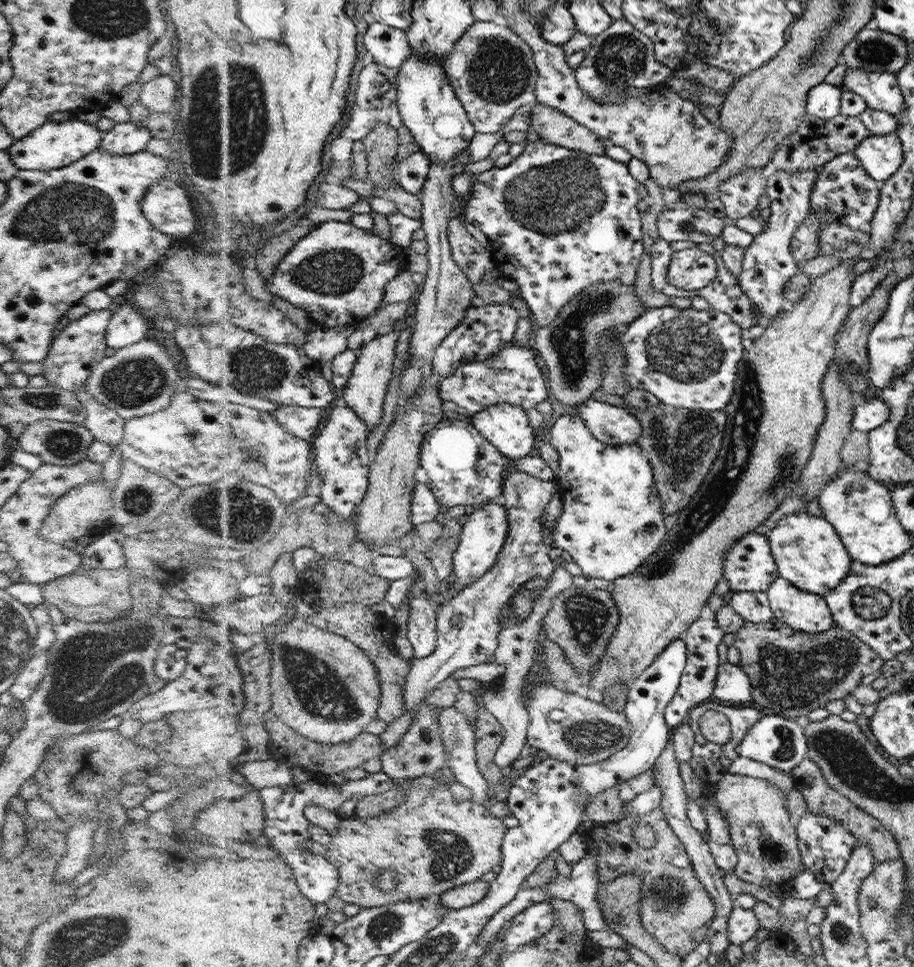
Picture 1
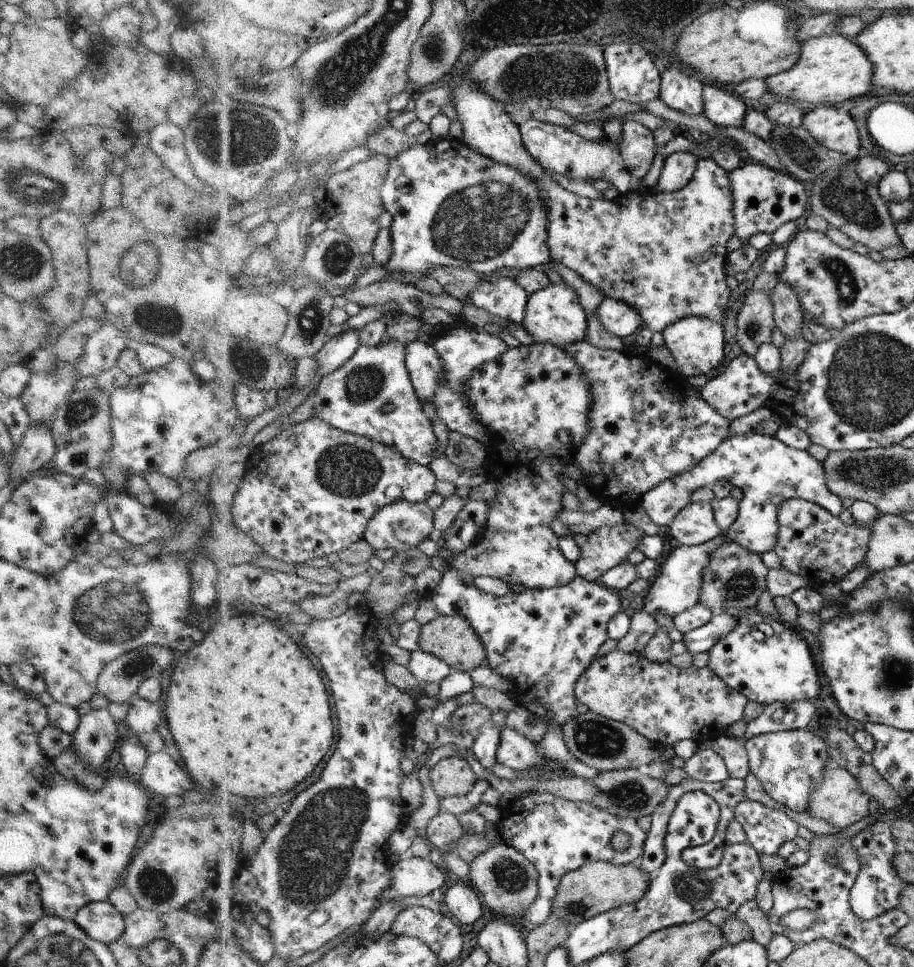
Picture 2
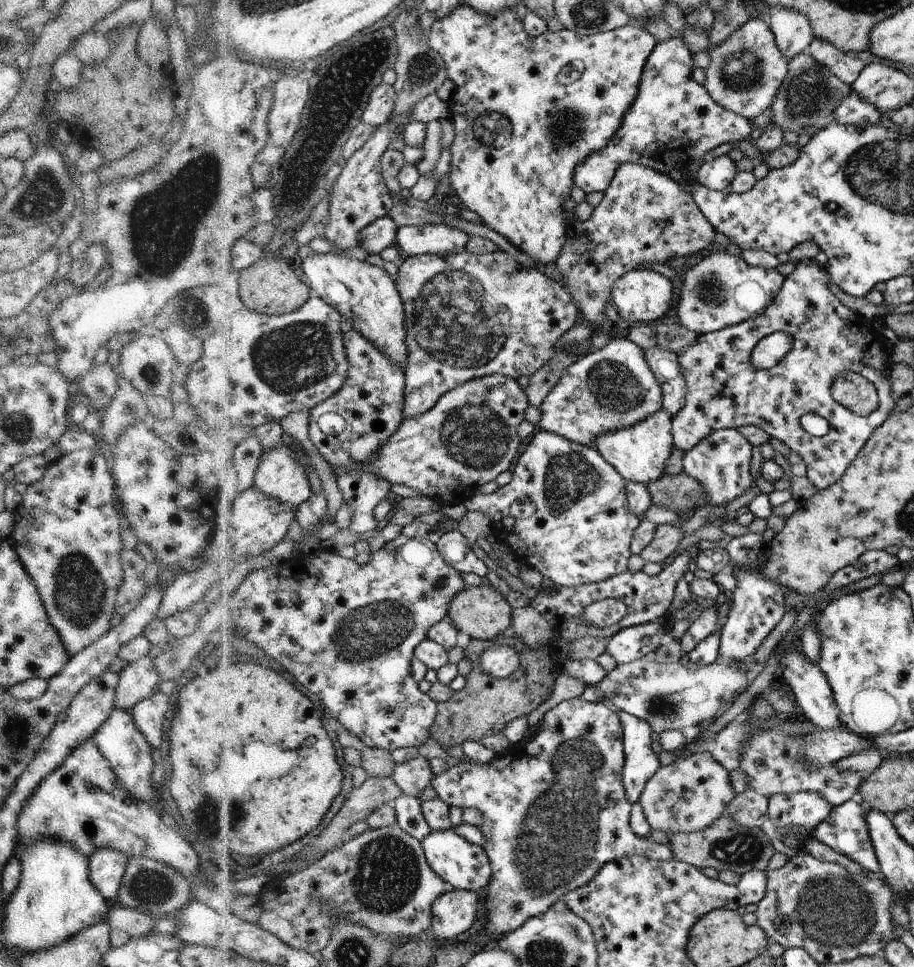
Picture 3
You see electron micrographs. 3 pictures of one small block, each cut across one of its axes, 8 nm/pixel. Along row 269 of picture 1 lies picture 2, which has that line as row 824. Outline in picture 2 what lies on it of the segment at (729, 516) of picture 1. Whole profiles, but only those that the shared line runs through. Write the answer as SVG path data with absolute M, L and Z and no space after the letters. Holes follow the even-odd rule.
M842 767L828 768L826 774L823 775L823 782L815 788L814 794L810 796L810 803L806 812L810 816L826 820L838 830L844 830L869 814L870 798L871 796L860 788L859 781L852 776L851 772L848 772L848 769L844 770Z

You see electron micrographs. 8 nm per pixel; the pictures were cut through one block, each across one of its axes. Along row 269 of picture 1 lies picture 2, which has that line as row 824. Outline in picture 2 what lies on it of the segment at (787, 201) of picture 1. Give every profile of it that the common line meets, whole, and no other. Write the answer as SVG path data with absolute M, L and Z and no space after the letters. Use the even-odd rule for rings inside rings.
M743 800L736 806L735 819L742 825L747 836L747 842L755 845L759 854L778 855L778 848L788 840L794 840L798 836L799 824L788 814L779 809L773 809L758 801Z

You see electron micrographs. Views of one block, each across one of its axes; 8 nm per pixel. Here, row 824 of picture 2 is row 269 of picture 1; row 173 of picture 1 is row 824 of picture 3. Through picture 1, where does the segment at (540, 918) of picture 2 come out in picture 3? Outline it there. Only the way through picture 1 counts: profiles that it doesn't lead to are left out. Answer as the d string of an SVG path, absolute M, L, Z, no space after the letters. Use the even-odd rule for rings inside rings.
M581 699L563 701L543 715L543 718L539 720L531 735L530 739L526 739L522 759L513 760L506 757L499 757L496 762L487 764L487 766L479 766L473 763L459 763L444 773L436 775L432 782L438 796L444 801L447 801L451 806L461 807L462 809L475 806L484 813L484 823L478 828L486 838L484 849L487 852L487 856L490 858L491 868L494 871L491 873L491 883L488 884L483 892L485 903L487 903L485 906L487 910L487 924L480 932L474 935L483 944L482 949L496 943L505 934L518 929L531 917L534 918L536 915L547 912L556 901L562 900L563 897L568 895L571 891L592 881L599 875L599 872L612 861L616 862L625 859L625 857L635 855L654 858L656 861L668 861L673 859L670 848L662 844L656 844L650 837L648 839L639 838L635 836L630 829L629 817L631 816L630 808L632 808L632 806L630 806L630 802L627 800L623 786L623 777L621 776L625 762L622 741L623 729L621 719L618 717L616 711L612 710L610 706L606 706L602 701L599 703L585 702Z

